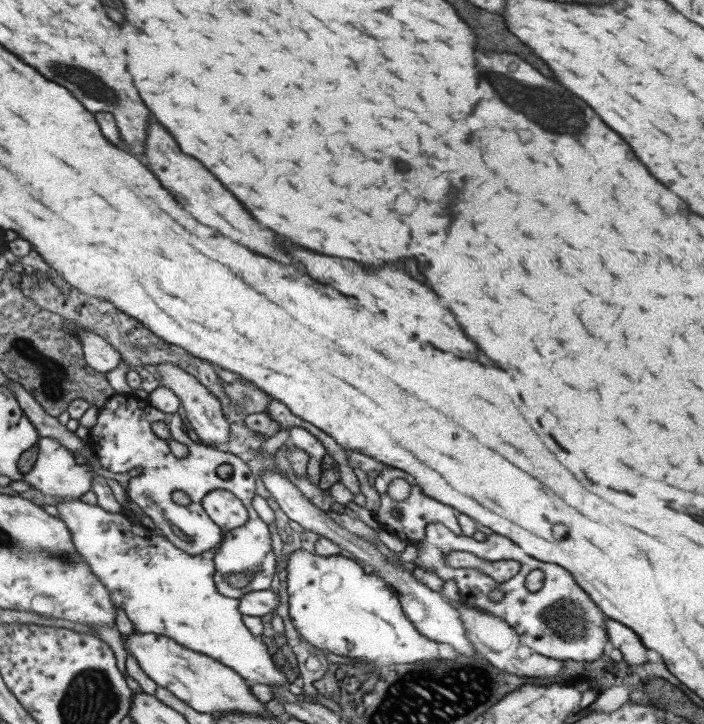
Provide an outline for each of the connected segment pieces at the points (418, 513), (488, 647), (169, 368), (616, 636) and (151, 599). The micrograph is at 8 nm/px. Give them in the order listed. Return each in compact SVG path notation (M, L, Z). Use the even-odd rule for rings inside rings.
M385 468L385 470L381 470L379 476L373 480L373 488L375 488L375 492L379 494L379 502L381 502L379 508L373 512L375 520L381 524L381 528L385 528L387 532L395 534L399 540L403 540L403 542L407 542L407 544L421 544L421 542L425 542L425 526L427 526L427 524L443 524L443 526L447 526L451 532L463 536L463 532L461 532L461 528L459 528L459 522L457 522L457 510L453 510L451 506L441 504L441 502L425 496L425 494L421 492L421 488L417 486L417 480L413 480L411 474L401 472L401 470L397 470L397 468ZM395 478L403 478L403 480L411 486L411 488L409 488L409 496L407 496L405 500L401 500L401 502L391 500L391 498L387 496L387 492L385 492L387 486L389 486L389 482L395 480ZM393 508L399 510L401 518L393 518L393 516L391 516L391 510L393 510Z
M465 604L457 606L455 608L459 620L461 620L461 626L465 630L465 638L469 640L469 644L473 644L475 648L475 654L485 658L493 668L497 668L499 672L509 672L509 674L515 674L515 676L537 676L537 678L555 678L561 674L561 666L563 662L559 660L553 660L553 658L545 658L541 654L533 654L533 652L527 652L523 650L523 646L519 644L519 638L517 634L497 616L493 614L487 614L483 610L473 610L473 608L467 608Z
M159 362L155 364L155 370L159 374L159 386L171 390L177 398L181 408L185 410L185 418L189 422L189 428L199 436L201 444L205 446L215 446L215 450L227 450L227 440L229 440L229 426L221 414L221 400L217 400L209 390L205 390L195 376L187 374L183 368L171 364L171 362Z
M605 618L605 636L621 652L625 660L623 666L631 668L631 666L643 666L645 662L649 662L645 654L645 646L639 640L639 636L629 628L625 628L623 624L617 624L615 620Z
M61 498L55 508L71 532L75 550L107 588L113 608L125 612L135 632L165 636L183 648L209 656L231 668L247 684L289 686L285 674L273 666L263 642L243 626L239 600L219 596L213 582L213 552L189 556L169 540L151 534L149 528L131 524L125 516L105 512L101 506L83 504L79 498Z

